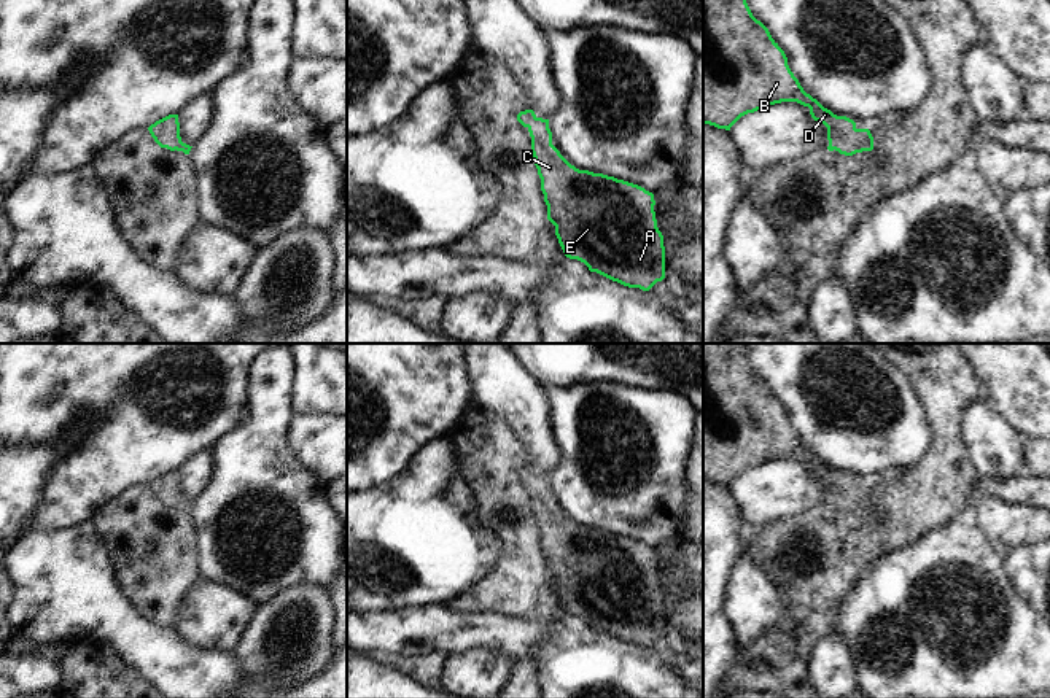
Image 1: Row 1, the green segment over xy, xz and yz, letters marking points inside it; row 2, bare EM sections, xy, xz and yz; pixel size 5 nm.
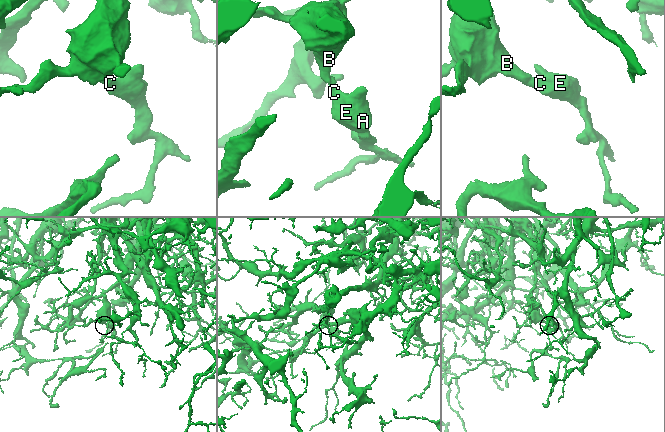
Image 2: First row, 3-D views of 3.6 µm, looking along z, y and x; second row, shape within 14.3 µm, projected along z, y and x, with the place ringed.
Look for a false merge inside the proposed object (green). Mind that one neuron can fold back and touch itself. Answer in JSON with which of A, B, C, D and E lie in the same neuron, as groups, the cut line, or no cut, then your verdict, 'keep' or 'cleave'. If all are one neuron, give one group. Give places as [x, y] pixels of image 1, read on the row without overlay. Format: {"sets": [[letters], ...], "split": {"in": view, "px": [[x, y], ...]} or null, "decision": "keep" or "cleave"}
{"sets": [["A", "B", "C", "D", "E"]], "split": null, "decision": "keep"}

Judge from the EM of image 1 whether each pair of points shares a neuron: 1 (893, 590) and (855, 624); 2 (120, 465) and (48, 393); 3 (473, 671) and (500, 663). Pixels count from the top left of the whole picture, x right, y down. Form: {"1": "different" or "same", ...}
{"1": "same", "2": "same", "3": "same"}

